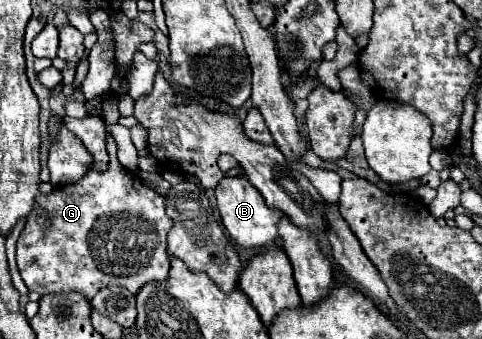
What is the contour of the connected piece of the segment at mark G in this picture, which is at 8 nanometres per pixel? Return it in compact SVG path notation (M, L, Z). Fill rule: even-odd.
M110 134L107 135L106 147L109 155L106 172L86 172L78 182L54 188L48 196L40 194L36 198L36 208L32 216L28 216L16 244L18 270L28 290L38 294L80 292L92 300L98 290L108 286L128 288L132 294L138 294L144 284L168 278L170 258L166 252L166 234L172 228L172 220L166 214L164 198L120 166L117 145ZM40 216L48 216L48 222L40 224Z

